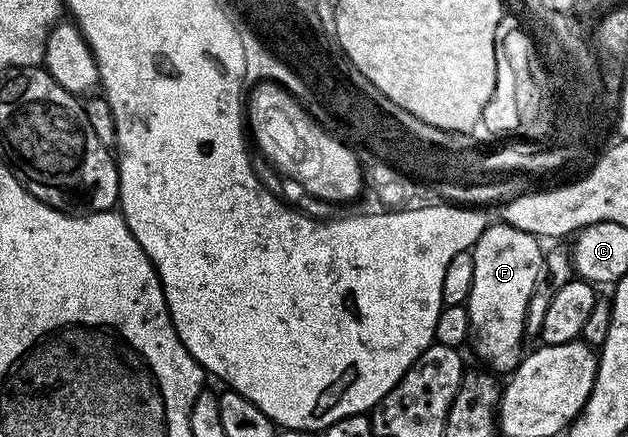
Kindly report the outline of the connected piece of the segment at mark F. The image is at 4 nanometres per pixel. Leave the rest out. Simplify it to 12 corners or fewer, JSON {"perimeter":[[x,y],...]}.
{"perimeter":[[498,221],[471,249],[465,305],[479,357],[510,375],[544,262]]}

